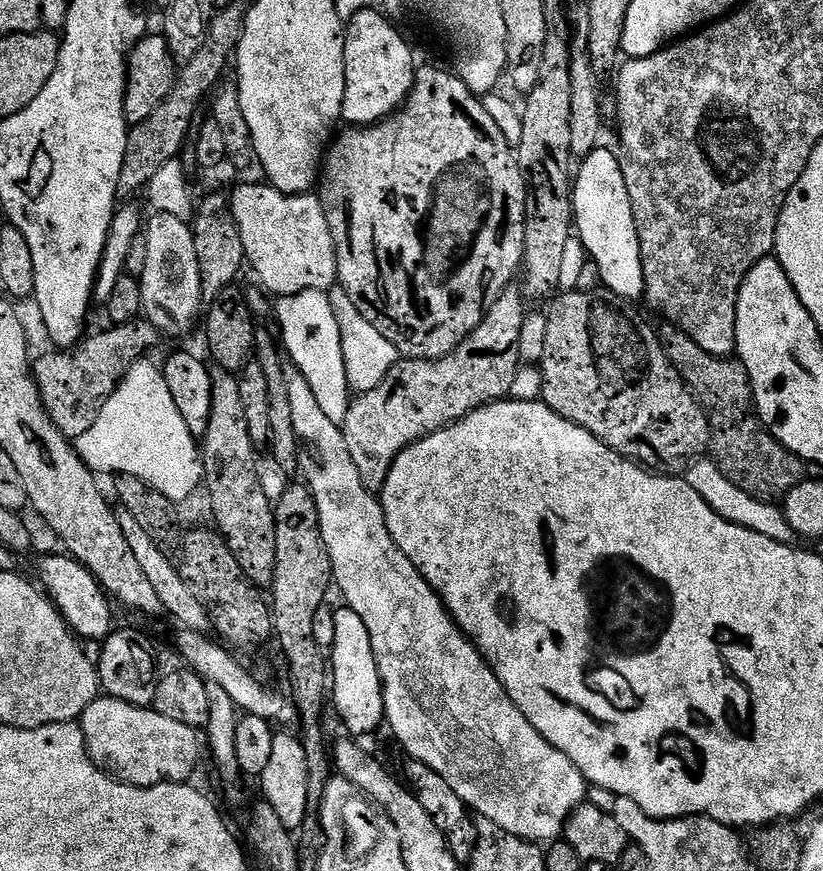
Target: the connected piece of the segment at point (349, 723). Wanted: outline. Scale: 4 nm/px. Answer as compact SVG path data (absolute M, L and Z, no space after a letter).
M346 606L334 610L334 646L330 653L330 678L332 681L332 706L351 737L361 738L376 731L384 724L385 698L378 674L377 660L370 646L369 630L362 618Z

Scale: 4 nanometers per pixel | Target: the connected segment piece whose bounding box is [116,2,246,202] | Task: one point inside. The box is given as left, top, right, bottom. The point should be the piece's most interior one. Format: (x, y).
(161, 138)

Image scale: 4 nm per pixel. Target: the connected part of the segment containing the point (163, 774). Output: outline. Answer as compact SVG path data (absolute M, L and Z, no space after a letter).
M104 694L81 714L78 721L89 758L114 780L135 788L191 781L192 771L202 756L202 740L197 729L182 726L158 714L151 706L122 702Z

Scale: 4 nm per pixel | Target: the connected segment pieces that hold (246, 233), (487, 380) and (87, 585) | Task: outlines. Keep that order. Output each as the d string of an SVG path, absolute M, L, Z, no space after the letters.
M267 182L240 184L230 192L232 217L242 236L242 250L247 267L256 271L259 287L273 297L290 298L303 292L328 292L337 283L336 247L326 222L324 207L319 195L301 194L287 196Z
M510 286L495 302L489 304L484 320L450 354L437 360L409 360L397 363L386 374L386 378L374 390L359 393L349 403L348 413L343 422L346 446L354 466L362 478L366 490L379 494L386 486L386 478L402 450L438 430L450 427L466 414L478 410L483 404L493 404L495 400L505 399L509 395L517 371L522 367L518 338L522 334L522 322L526 315L526 297L519 287Z
M66 554L46 556L38 566L39 585L49 600L59 609L60 615L67 621L73 633L84 639L102 642L111 635L112 625L111 601L96 579L76 560Z

